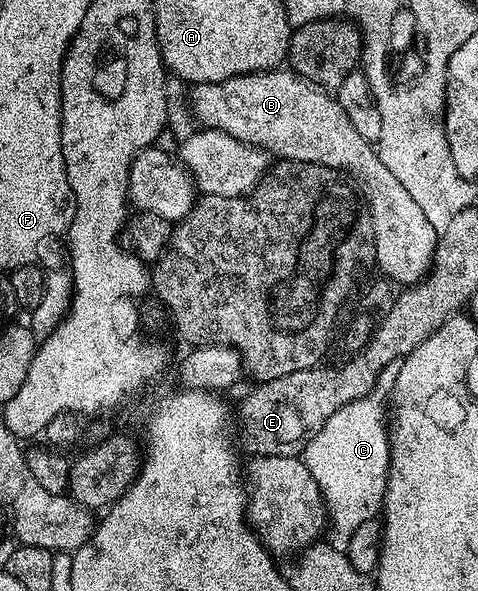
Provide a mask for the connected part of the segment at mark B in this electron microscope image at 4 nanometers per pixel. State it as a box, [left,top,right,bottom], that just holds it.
[192,67,439,287]

